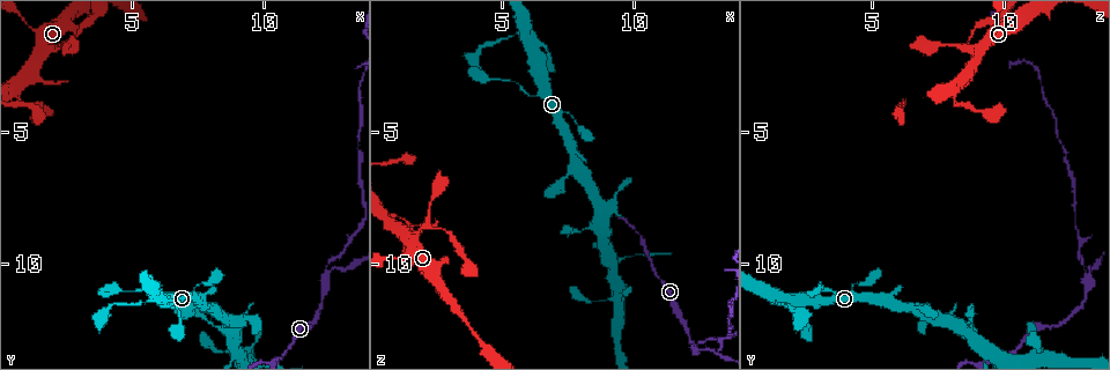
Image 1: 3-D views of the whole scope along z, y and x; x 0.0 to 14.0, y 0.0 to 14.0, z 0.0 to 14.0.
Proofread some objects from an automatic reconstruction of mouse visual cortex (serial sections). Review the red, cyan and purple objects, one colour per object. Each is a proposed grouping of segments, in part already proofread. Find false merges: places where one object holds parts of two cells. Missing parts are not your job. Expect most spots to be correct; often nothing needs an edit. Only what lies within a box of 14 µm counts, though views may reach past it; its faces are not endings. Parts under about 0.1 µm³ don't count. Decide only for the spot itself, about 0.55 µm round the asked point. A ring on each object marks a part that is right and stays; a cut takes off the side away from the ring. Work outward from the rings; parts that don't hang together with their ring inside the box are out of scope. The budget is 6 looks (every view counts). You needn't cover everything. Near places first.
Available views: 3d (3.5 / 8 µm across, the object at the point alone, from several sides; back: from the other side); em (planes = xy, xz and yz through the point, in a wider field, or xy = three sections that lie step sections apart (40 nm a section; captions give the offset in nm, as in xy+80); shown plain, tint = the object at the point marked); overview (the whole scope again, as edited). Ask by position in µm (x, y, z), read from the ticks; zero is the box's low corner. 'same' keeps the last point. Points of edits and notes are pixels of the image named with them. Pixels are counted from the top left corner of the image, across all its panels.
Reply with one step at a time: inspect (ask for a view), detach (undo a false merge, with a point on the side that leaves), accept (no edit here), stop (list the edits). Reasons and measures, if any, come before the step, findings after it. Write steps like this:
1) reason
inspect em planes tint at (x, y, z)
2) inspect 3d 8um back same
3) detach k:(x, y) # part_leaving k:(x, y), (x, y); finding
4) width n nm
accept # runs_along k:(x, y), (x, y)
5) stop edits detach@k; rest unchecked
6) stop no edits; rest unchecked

calibre changes
inspect 3d 3.5um back at (5.9, 11.0, 3.5)

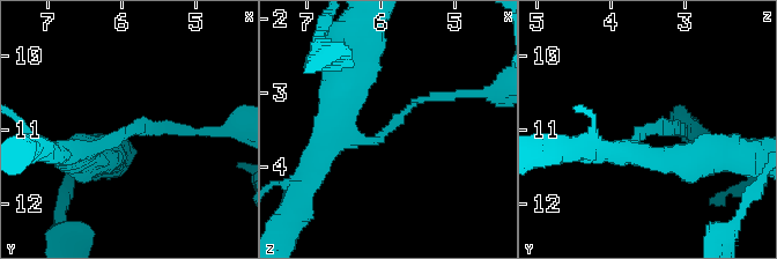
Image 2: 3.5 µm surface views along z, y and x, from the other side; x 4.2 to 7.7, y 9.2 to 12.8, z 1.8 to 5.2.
accept # continuous, no second cell

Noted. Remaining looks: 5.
small branch off a trunk
inspect 3d 3.5um back at (6.6, 11.5, 1.8)

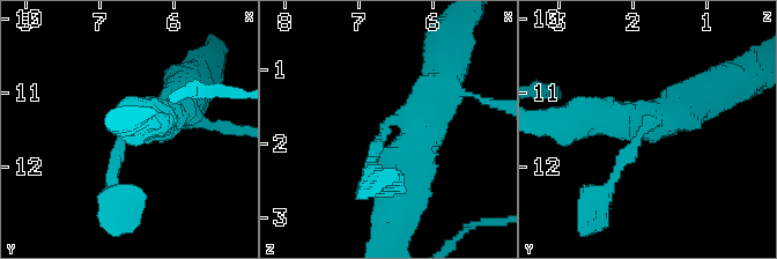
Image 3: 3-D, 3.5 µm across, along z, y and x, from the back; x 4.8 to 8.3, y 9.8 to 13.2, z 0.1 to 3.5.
arms 3; arm_widths 200, 500, 500 nm; need the tissue
inspect em xy step 5 tint at (6.70, 11.40, 1.75)

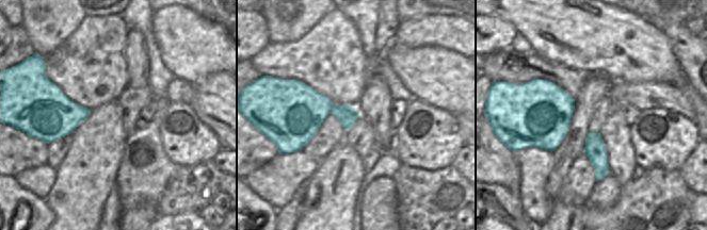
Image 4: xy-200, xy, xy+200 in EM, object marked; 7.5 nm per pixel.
accept # runs_along 3:(143, 118), (125, 125), (115, 189); one cell here

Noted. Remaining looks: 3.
calibre changes
inspect 3d 8um at (2.8, 1.5, 8.7)

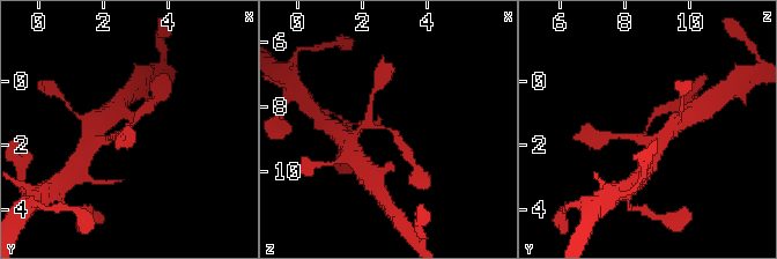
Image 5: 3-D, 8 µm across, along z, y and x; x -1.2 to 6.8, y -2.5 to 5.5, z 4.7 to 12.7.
arm_widths 250, 250 nm; shape alone is not enough
inspect em xy step 2 tint at (2.8, 1.5, 8.6)

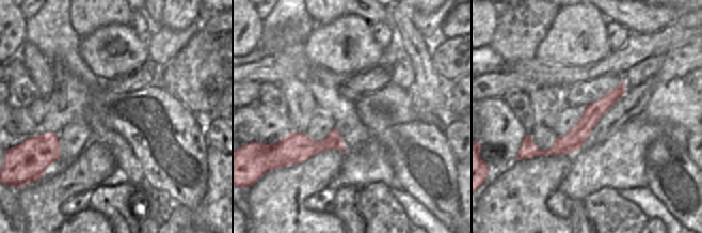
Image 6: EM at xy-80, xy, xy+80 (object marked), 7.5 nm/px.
accept # runs_along 5:(102, 143), (125, 134), (145, 109); continuous, no second cell

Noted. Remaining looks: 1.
stop no edits; rest unchecked

